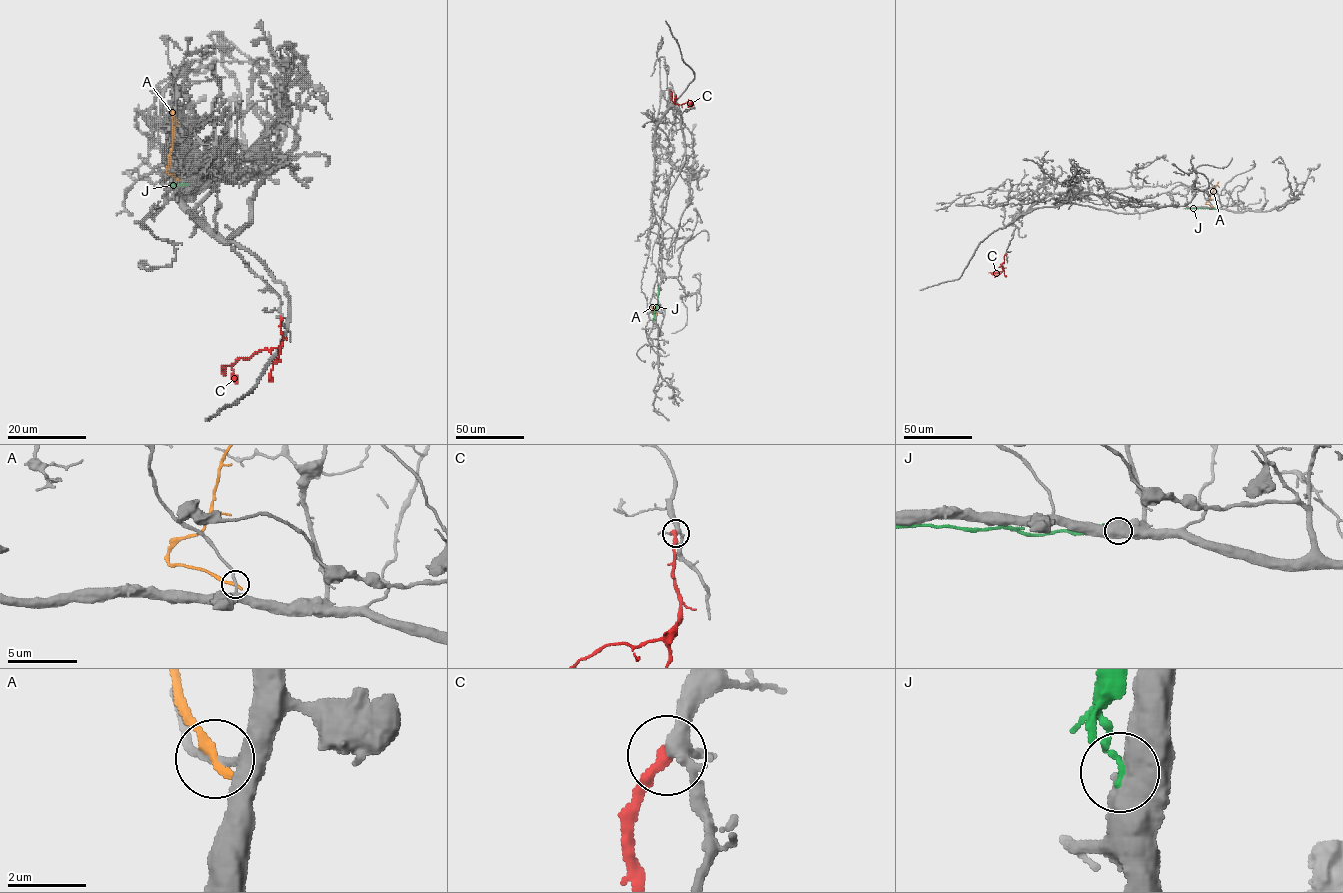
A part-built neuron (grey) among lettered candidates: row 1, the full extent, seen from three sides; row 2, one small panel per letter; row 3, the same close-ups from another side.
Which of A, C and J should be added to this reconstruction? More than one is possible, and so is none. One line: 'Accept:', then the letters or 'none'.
Accept: none

